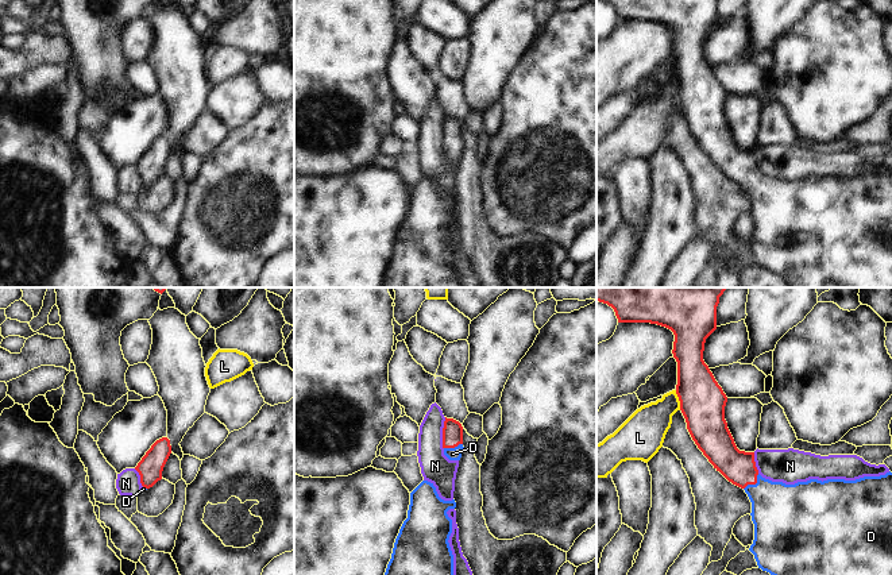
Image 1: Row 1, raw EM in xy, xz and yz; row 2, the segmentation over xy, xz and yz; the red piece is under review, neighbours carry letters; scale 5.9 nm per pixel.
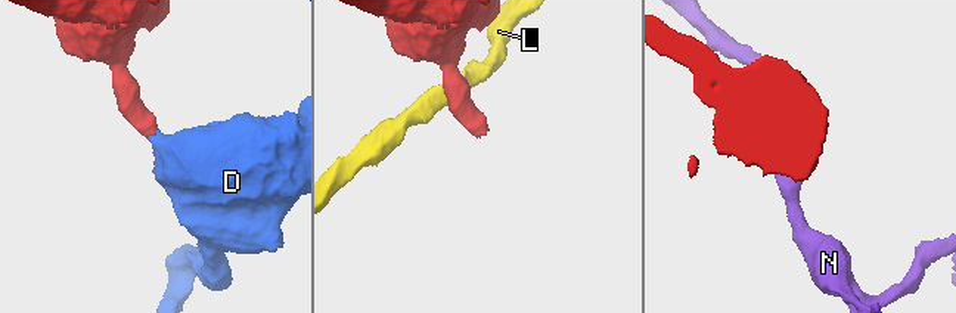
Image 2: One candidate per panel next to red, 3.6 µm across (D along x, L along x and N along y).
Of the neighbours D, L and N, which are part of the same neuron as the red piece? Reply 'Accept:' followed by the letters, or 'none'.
Accept: D

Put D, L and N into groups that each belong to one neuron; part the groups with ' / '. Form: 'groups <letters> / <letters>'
groups D / L / N

